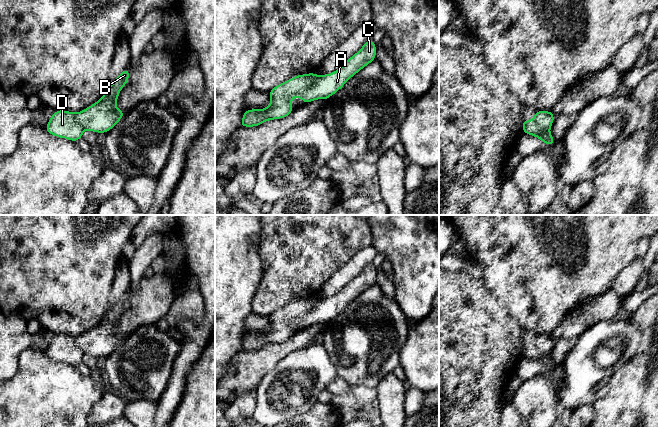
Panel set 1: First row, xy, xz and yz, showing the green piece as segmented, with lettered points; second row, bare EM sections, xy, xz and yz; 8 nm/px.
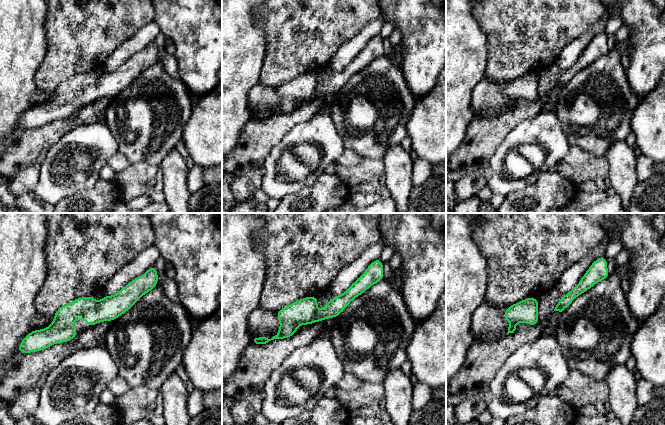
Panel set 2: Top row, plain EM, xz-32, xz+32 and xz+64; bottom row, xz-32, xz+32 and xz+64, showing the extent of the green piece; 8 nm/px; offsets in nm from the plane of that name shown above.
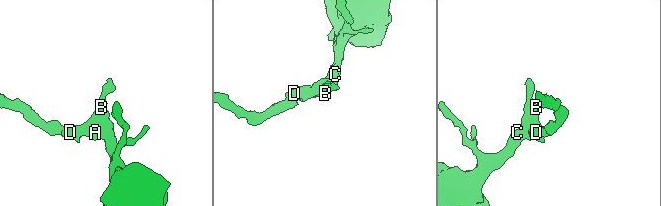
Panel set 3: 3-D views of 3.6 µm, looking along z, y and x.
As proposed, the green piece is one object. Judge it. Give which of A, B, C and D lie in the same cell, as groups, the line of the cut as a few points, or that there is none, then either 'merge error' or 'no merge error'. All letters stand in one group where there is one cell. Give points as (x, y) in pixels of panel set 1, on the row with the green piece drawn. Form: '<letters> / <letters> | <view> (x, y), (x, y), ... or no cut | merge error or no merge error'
A B C D | no cut | no merge error

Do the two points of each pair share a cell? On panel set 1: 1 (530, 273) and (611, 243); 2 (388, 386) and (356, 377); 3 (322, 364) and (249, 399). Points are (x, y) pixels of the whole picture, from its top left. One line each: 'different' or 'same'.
1: same
2: different
3: different

